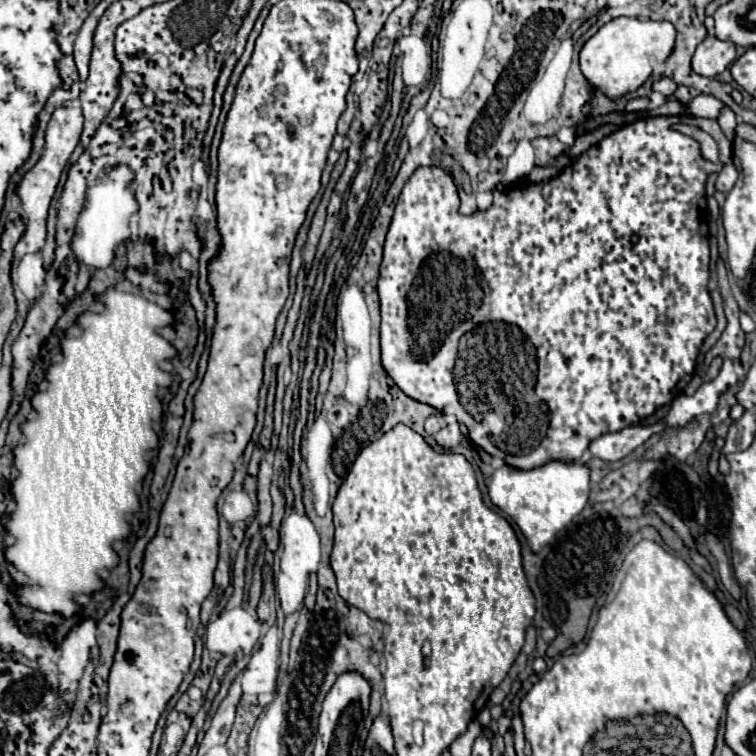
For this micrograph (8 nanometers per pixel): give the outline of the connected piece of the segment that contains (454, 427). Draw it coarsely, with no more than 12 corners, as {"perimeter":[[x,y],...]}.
{"perimeter":[[448,422],[434,434],[444,448],[460,444],[462,432],[458,422]]}

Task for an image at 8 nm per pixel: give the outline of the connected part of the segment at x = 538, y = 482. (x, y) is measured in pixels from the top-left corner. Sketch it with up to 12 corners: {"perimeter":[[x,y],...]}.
{"perimeter":[[504,464],[488,494],[542,550],[586,506],[590,468]]}

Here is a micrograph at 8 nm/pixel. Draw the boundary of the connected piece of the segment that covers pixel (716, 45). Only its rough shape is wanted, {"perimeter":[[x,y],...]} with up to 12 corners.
{"perimeter":[[708,36],[692,70],[716,78],[736,58],[736,44]]}

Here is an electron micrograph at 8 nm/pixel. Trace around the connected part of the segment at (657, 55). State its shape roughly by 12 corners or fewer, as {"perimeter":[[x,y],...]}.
{"perimeter":[[614,18],[584,44],[580,68],[624,96],[674,52],[666,20]]}

